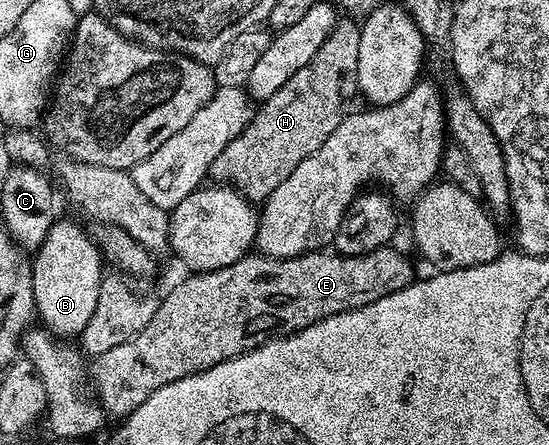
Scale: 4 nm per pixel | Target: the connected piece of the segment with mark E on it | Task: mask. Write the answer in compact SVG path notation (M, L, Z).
M386 246L366 256L339 256L333 250L318 250L316 252L305 252L301 256L292 256L286 260L276 260L273 256L247 254L242 260L235 262L231 266L223 266L219 270L211 270L210 272L193 272L189 274L186 280L179 281L165 297L163 295L160 297L151 322L147 322L147 326L143 326L143 330L139 330L139 334L135 334L135 338L123 342L123 346L114 346L112 350L107 350L107 354L99 354L92 357L91 363L87 368L87 376L91 381L91 388L97 391L97 396L95 395L96 403L100 404L110 417L124 418L131 415L139 406L143 406L143 402L147 402L147 398L151 394L155 394L155 390L159 390L171 382L179 382L183 378L199 374L211 366L222 364L231 358L241 356L244 352L250 352L253 348L258 348L260 344L267 343L268 340L292 336L294 332L303 330L328 316L362 308L387 294L395 294L399 290L403 290L407 285L413 283L415 273L413 273L412 262L403 253L396 252L395 249L396 247Z

